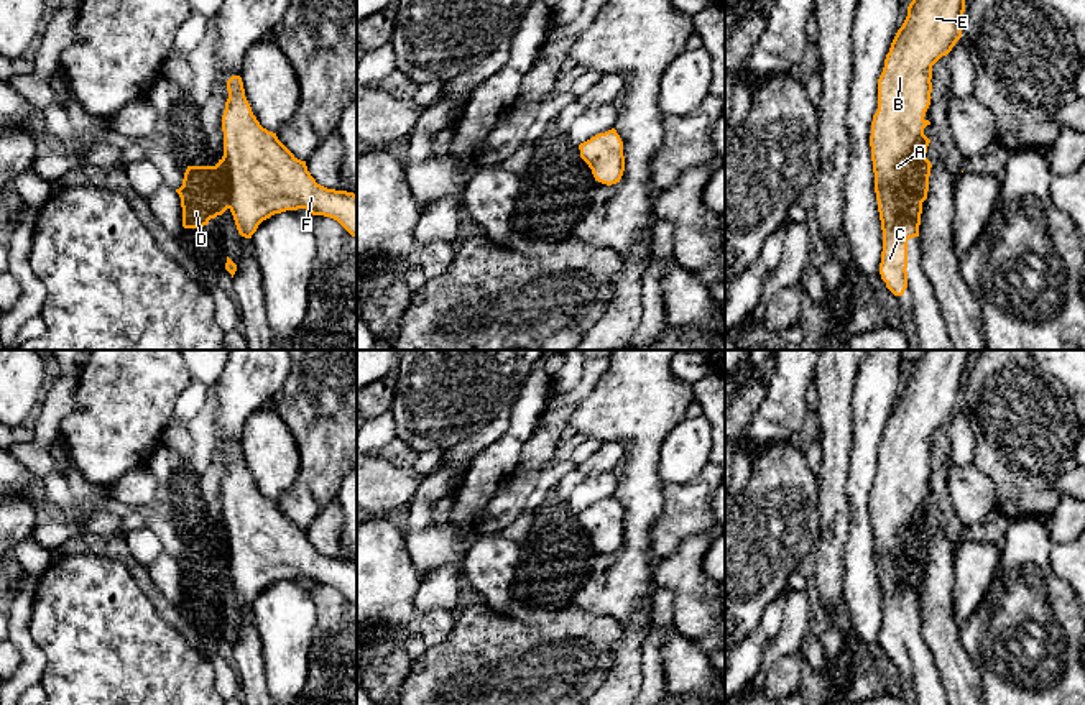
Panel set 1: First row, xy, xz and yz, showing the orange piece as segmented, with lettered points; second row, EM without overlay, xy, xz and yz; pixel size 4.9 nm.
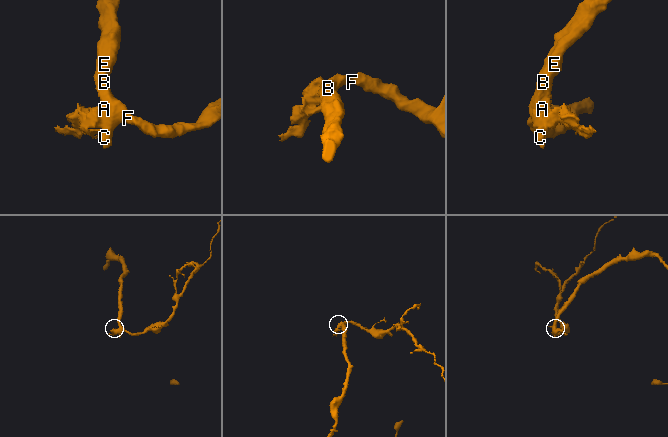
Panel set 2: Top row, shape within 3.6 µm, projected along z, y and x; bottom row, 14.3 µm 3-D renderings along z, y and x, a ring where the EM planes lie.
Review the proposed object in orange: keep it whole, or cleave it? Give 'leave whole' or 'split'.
leave whole

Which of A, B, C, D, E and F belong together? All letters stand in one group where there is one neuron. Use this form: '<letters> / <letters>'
A B C D E F

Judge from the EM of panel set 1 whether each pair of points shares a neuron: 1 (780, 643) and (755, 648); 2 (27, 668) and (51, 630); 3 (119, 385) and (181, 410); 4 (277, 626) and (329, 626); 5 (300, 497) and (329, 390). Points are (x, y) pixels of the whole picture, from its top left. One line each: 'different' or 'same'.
1: different
2: different
3: different
4: different
5: same

